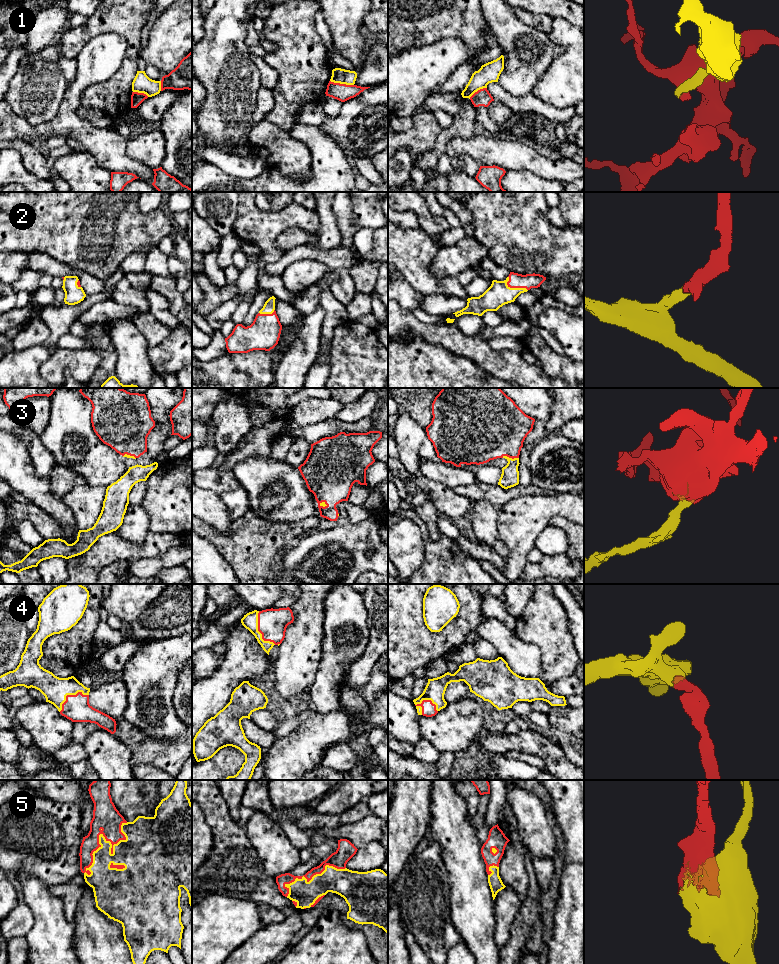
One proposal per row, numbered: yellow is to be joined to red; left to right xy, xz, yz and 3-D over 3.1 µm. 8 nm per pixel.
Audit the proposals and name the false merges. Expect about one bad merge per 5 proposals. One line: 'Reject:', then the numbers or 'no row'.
Reject: 1

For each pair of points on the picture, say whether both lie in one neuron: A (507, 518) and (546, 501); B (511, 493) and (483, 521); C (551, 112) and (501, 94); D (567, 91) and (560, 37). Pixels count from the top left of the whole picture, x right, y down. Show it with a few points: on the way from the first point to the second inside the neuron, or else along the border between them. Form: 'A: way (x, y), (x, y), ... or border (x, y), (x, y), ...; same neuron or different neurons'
A: way (517, 518), (524, 518), (536, 511); same neuron
B: border (474, 501), (487, 500), (497, 508); different neurons
C: way (539, 107), (532, 104), (513, 103); same neuron
D: way (571, 77), (571, 47); same neuron

